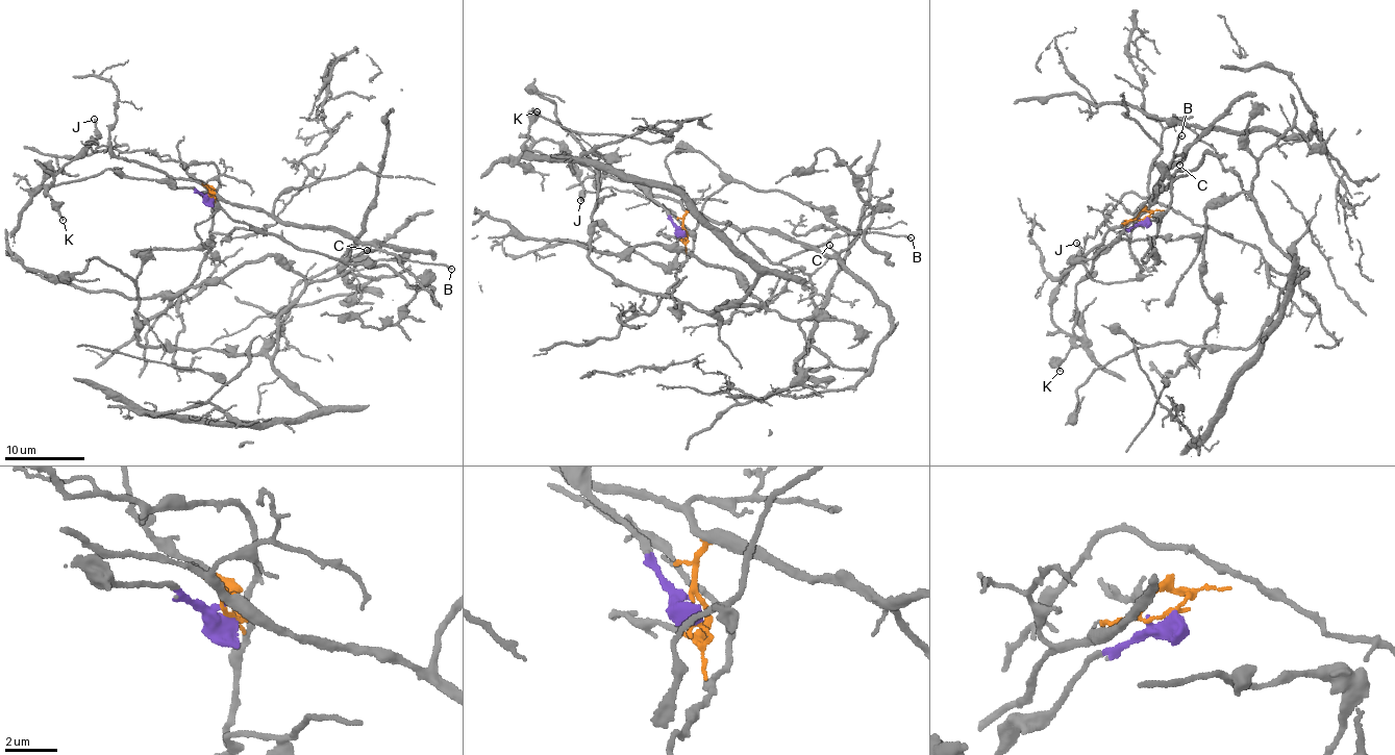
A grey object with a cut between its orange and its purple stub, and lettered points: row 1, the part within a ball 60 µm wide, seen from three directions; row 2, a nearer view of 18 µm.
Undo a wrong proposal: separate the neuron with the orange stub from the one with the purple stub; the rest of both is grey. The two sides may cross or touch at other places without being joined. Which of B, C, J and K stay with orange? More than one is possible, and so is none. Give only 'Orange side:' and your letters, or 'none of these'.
Orange side: B, C

